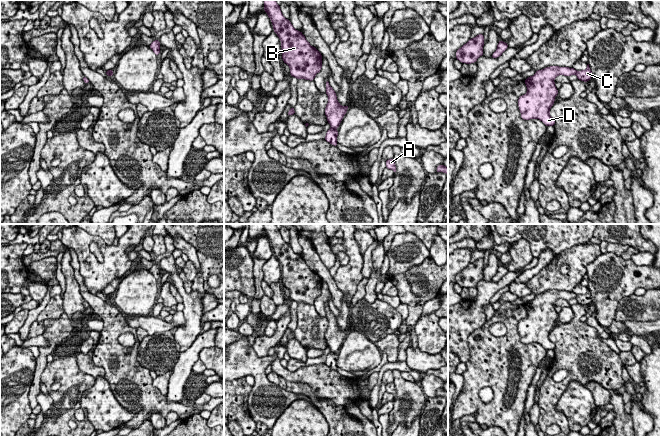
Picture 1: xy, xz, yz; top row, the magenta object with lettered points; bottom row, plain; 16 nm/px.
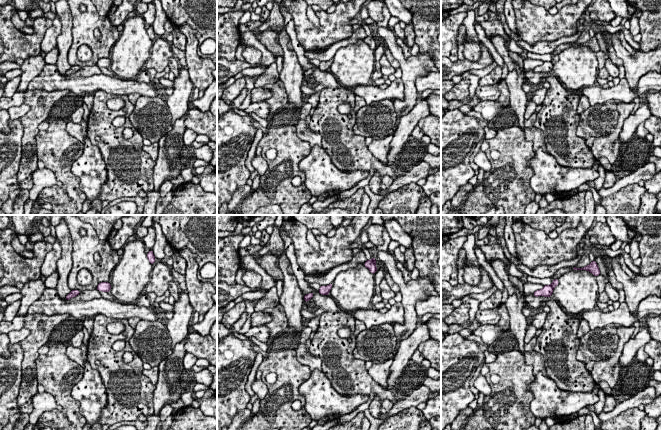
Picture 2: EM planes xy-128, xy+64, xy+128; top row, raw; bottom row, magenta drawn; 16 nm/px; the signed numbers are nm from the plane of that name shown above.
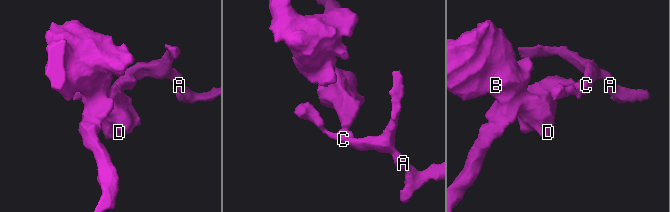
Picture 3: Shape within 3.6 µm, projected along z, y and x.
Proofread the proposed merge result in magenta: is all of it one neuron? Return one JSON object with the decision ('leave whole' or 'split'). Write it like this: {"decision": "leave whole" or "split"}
{"decision": "split"}

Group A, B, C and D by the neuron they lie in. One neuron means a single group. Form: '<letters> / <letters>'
A C / B D

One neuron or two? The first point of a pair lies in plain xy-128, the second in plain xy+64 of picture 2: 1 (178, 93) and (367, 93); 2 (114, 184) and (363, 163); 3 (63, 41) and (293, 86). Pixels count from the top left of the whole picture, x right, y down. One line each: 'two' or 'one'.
1: two
2: one
3: one

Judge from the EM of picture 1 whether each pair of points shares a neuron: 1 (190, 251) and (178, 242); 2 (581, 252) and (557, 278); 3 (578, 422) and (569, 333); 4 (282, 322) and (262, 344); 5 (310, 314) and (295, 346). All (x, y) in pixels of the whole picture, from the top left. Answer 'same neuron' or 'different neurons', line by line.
1: same neuron
2: same neuron
3: different neurons
4: same neuron
5: different neurons

